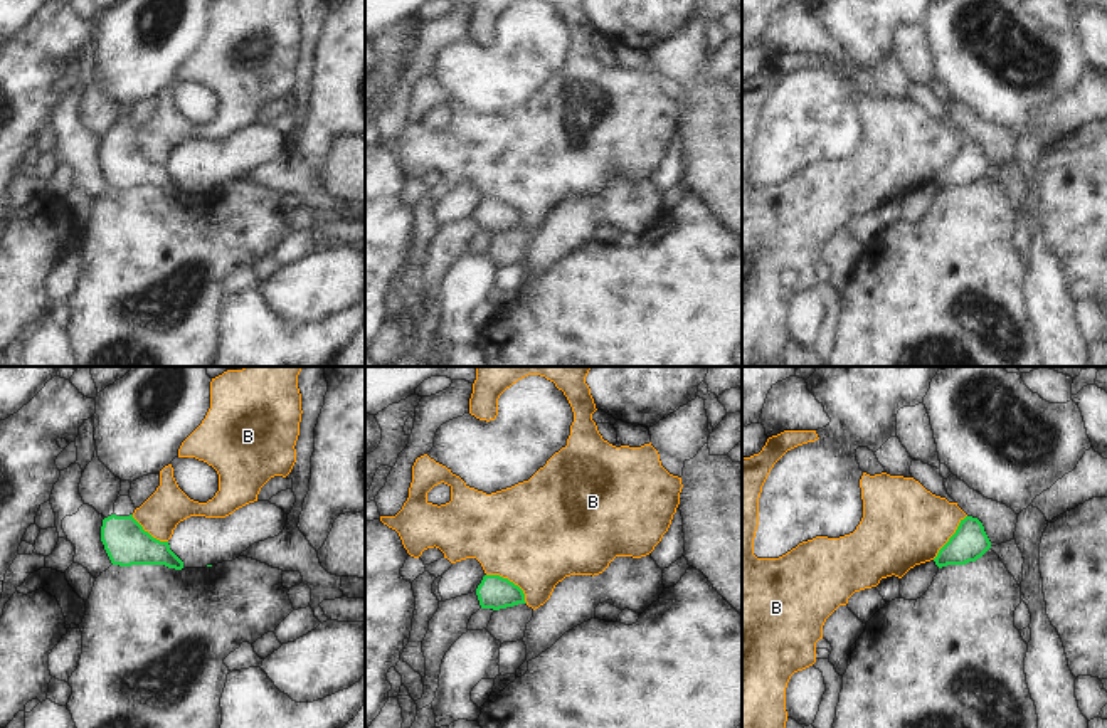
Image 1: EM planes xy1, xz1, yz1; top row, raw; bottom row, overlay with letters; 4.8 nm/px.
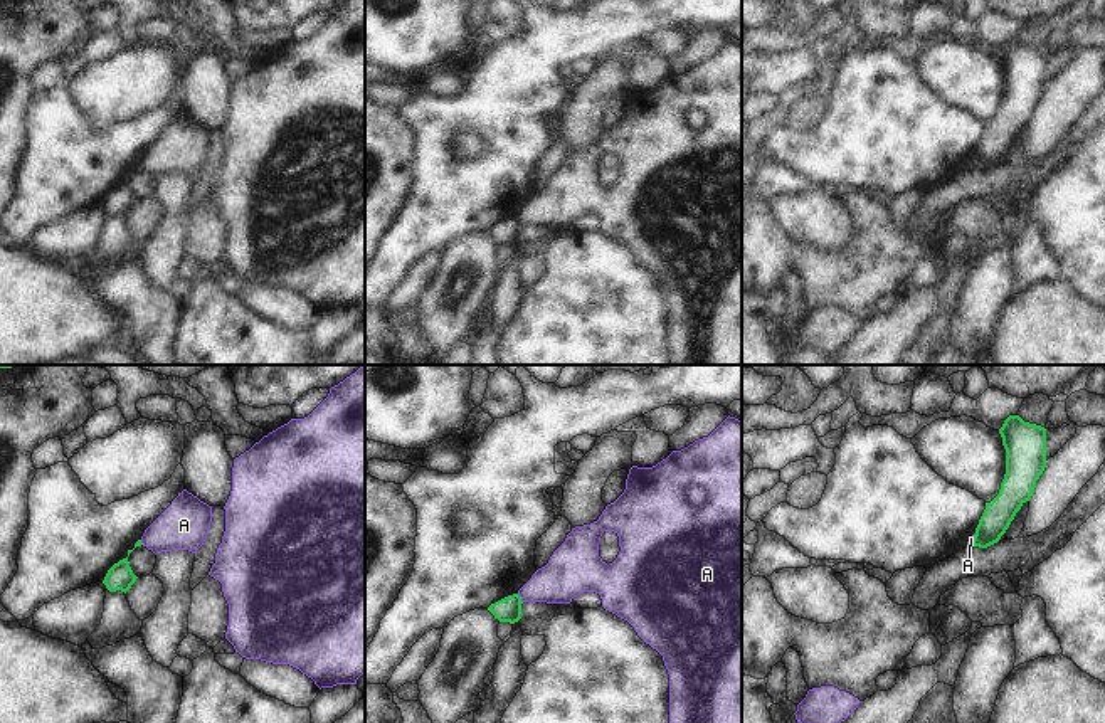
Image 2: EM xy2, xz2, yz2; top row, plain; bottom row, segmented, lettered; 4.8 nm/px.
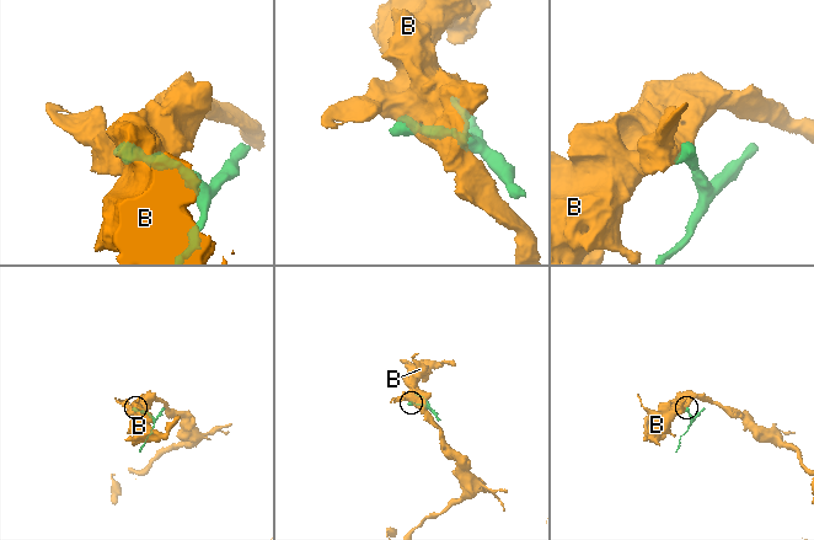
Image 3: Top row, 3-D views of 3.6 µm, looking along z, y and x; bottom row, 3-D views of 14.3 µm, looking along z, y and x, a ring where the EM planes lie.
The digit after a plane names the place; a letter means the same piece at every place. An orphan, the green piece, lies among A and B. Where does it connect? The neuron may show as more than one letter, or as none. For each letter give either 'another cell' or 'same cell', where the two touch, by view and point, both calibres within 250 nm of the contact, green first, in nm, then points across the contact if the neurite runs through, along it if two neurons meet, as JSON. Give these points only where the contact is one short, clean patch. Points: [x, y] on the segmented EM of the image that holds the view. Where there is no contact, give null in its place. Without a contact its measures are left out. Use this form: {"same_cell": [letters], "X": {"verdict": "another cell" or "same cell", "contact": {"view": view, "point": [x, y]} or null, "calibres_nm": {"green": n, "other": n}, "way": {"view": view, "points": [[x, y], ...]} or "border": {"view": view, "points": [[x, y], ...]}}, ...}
{"same_cell": [], "A": {"verdict": "another cell", "contact": {"view": "xz2", "point": [520, 599]}, "calibres_nm": {"green": 120, "other": 220}, "border": {"view": "xz2", "points": [[517, 594], [522, 602]]}}, "B": {"verdict": "another cell", "contact": {"view": "xz1", "point": [508, 580]}, "calibres_nm": {"green": 160, "other": 480}, "border": {"view": "xz1", "points": [[487, 574], [507, 577], [522, 590], [527, 602]]}}}

